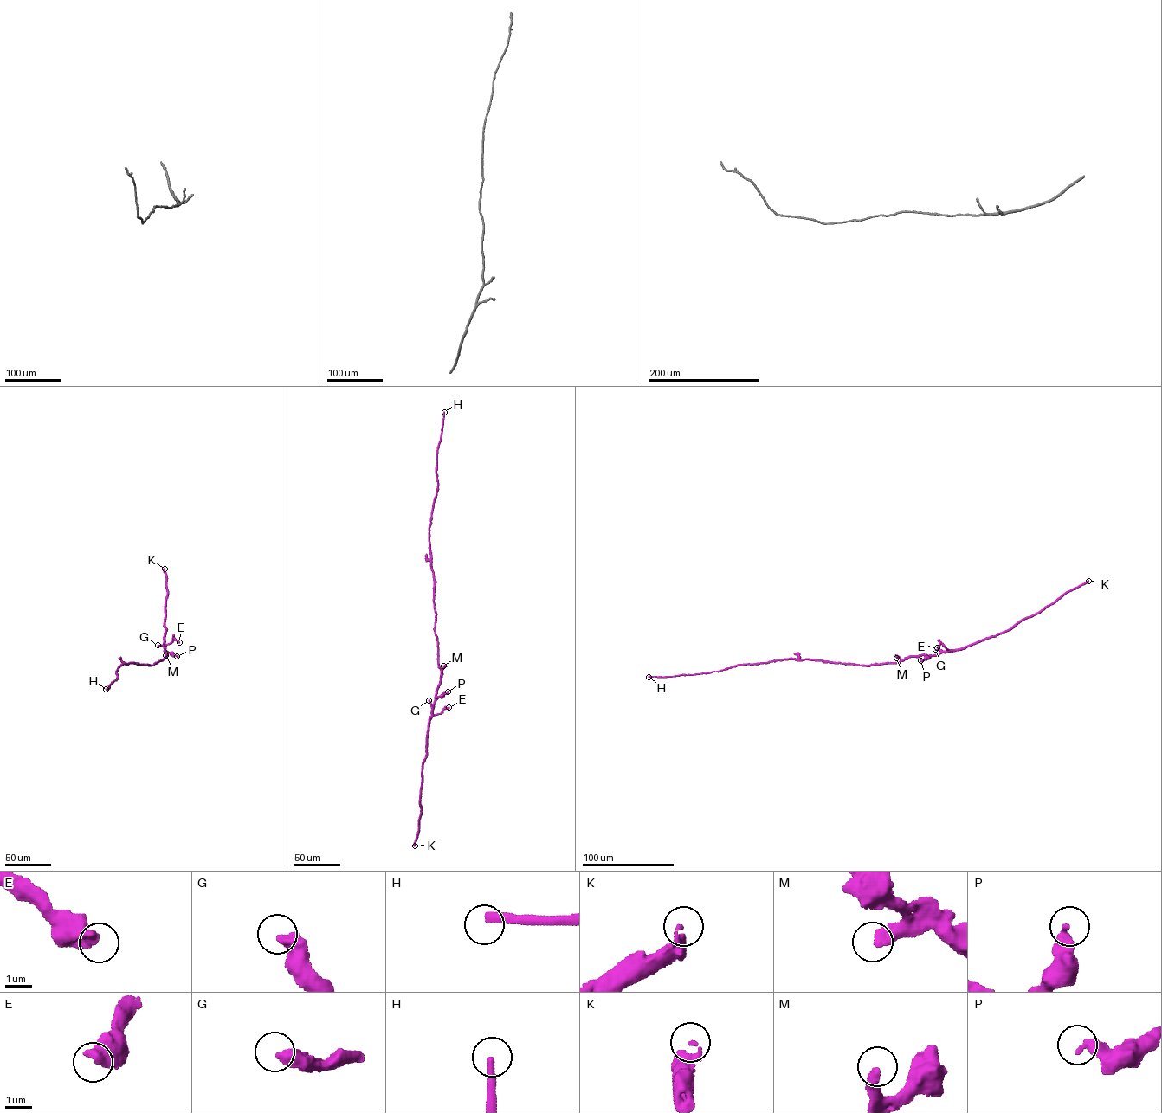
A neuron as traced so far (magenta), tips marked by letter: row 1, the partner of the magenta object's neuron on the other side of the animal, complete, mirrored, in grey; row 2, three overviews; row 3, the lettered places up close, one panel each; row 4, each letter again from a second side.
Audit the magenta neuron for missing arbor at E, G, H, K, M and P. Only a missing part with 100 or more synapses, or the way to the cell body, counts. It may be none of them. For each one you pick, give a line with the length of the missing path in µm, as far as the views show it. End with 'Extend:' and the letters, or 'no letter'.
H: about 300 µm are missing
Extend: H

